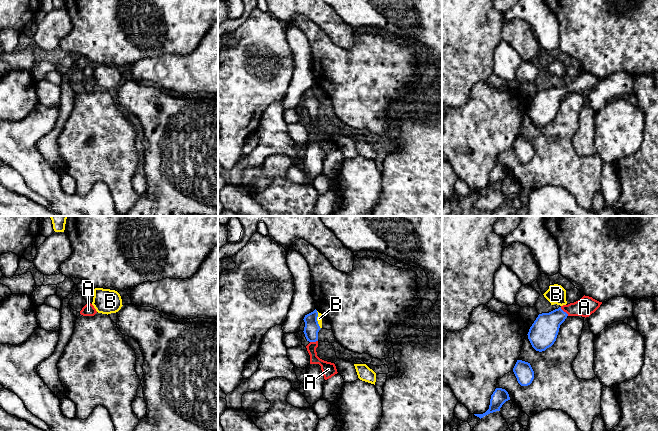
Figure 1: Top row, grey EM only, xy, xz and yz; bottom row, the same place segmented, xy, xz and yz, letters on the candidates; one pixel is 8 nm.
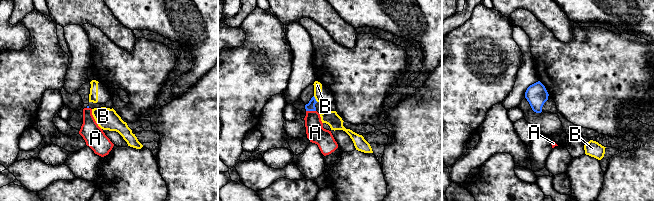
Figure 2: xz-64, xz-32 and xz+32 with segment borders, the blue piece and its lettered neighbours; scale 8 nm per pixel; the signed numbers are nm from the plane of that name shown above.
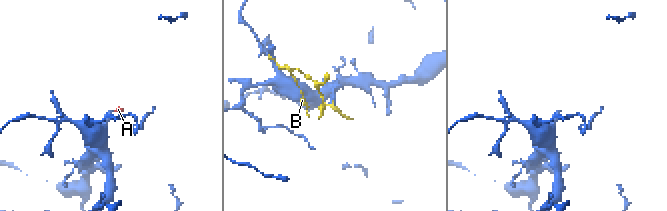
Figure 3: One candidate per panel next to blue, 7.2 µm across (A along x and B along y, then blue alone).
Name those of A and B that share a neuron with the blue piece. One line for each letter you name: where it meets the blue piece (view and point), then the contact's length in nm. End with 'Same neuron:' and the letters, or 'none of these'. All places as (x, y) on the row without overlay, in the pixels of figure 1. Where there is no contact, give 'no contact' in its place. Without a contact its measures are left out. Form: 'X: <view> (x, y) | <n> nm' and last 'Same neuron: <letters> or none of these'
A: yz (563, 87) | 100 nm
Same neuron: A

